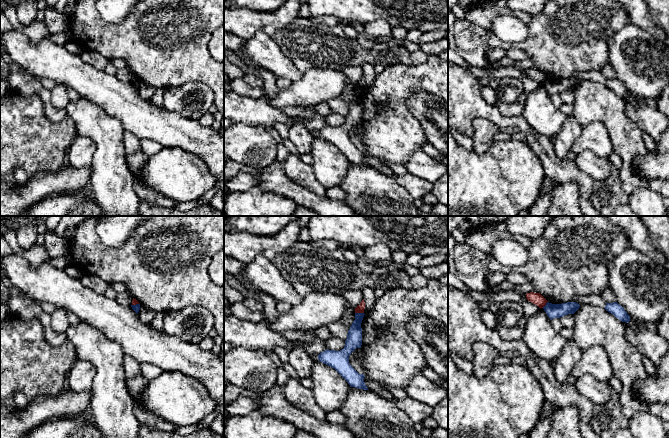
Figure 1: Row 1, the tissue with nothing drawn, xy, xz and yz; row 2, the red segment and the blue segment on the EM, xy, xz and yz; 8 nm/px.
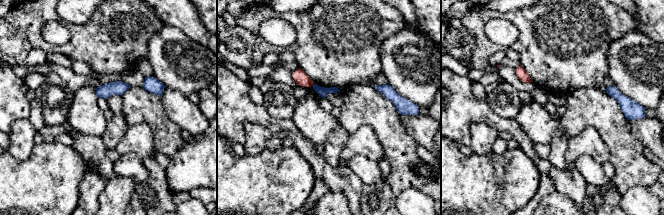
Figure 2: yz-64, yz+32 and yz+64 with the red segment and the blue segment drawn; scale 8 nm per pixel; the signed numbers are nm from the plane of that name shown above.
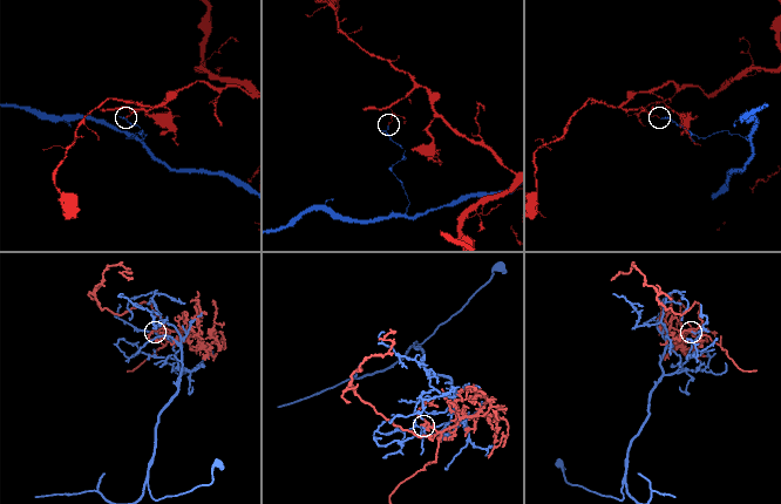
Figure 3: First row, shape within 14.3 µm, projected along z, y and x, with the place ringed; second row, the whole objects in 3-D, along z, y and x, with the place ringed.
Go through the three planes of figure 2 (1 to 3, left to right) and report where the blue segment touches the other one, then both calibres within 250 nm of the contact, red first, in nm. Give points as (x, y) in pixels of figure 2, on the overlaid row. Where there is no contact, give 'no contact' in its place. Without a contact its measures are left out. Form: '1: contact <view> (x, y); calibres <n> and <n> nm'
1: no contact
2: no contact
3: no contact

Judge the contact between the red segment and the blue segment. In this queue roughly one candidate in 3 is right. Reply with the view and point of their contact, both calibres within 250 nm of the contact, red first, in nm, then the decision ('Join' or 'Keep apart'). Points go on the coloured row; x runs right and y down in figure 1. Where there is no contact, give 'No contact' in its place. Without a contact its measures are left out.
Touches red at xz (359, 312). Thickness 70 nm (red) against 130 nm. Keep apart

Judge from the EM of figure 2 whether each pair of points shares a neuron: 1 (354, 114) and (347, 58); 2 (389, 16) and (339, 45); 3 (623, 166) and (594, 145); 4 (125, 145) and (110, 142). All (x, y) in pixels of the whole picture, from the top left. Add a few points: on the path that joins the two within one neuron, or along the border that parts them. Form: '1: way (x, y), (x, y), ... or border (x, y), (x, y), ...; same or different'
1: border (368, 84), (355, 84), (342, 92); different
2: way (377, 21), (363, 21), (351, 33); same
3: border (600, 136), (608, 148), (610, 160); different
4: border (128, 127), (115, 148); different

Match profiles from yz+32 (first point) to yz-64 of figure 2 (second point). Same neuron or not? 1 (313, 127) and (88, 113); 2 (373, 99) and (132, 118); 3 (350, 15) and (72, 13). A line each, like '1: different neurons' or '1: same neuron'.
1: same neuron
2: same neuron
3: different neurons

